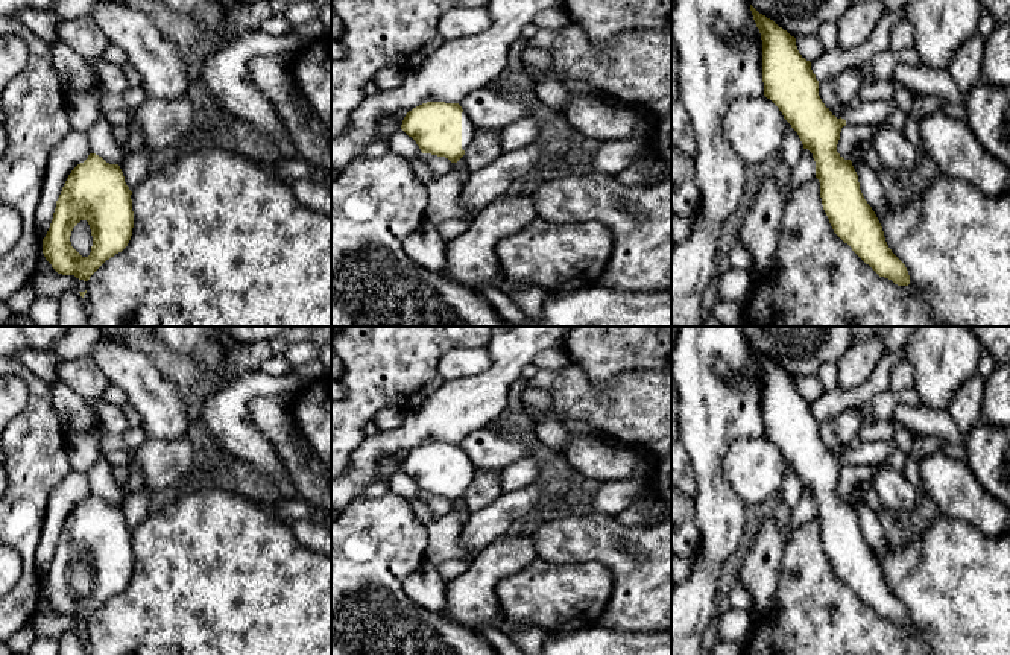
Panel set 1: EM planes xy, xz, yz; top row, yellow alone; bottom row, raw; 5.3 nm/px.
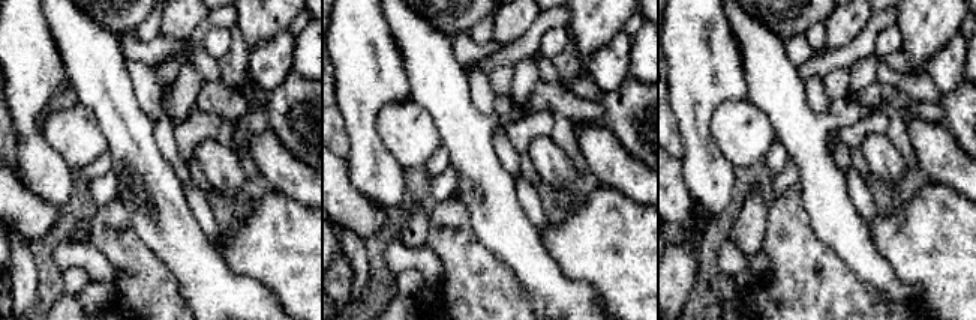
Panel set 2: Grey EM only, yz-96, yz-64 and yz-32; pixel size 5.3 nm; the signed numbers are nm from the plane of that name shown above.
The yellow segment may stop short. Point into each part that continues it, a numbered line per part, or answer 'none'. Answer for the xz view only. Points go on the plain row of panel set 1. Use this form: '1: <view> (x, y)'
1: xz (468, 468)

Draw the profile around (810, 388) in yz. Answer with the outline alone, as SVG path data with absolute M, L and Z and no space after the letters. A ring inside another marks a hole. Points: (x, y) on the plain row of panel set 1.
M817 374L796 378L796 386L802 398L805 398L810 403L813 403L825 392L823 384L817 378Z

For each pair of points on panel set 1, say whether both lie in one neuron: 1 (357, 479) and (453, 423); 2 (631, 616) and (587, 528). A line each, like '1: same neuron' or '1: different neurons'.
1: same neuron
2: same neuron

